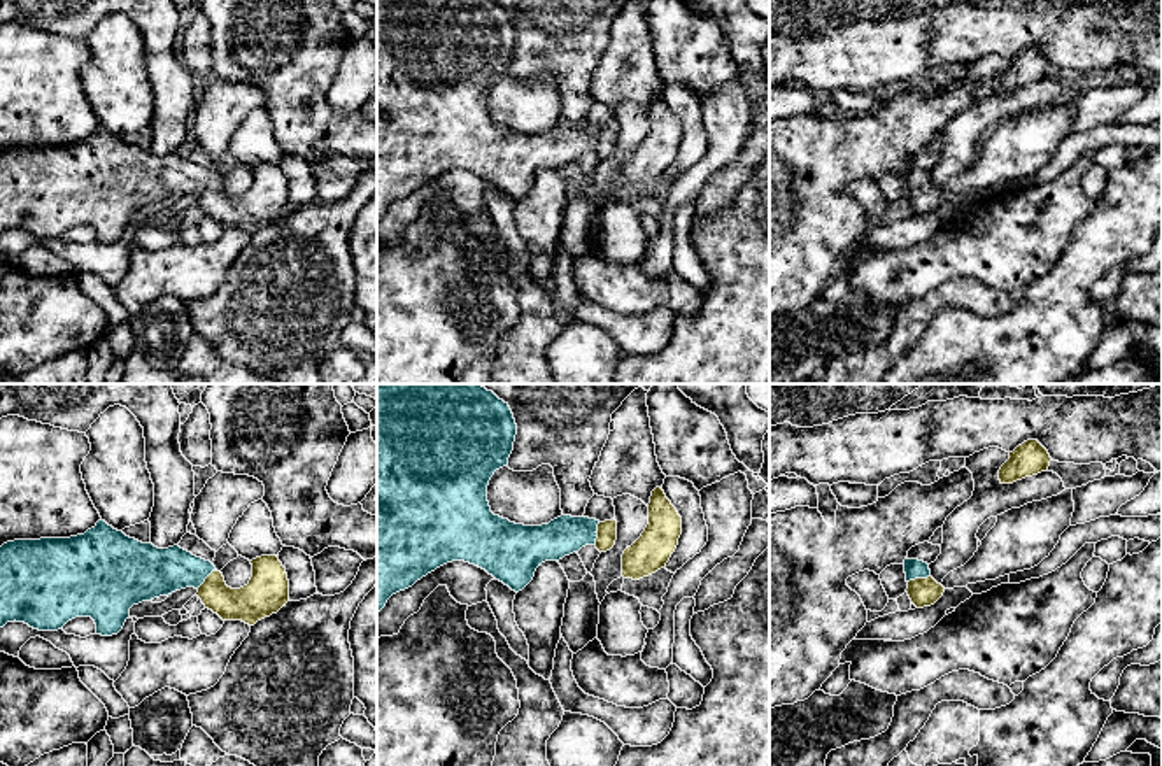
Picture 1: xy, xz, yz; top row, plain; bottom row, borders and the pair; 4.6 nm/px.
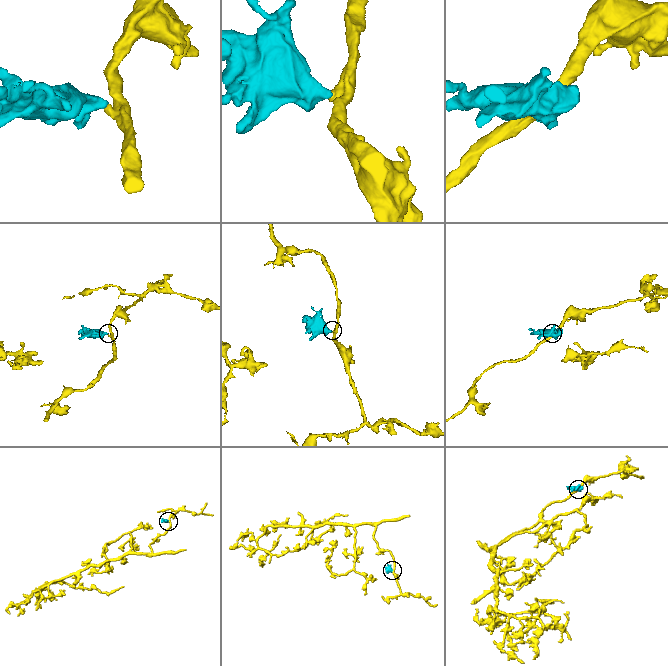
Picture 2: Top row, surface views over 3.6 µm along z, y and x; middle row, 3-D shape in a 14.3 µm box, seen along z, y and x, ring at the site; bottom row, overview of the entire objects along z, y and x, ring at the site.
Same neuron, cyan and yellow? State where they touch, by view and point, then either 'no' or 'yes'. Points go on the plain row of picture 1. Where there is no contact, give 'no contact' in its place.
xz (596, 141) | yes

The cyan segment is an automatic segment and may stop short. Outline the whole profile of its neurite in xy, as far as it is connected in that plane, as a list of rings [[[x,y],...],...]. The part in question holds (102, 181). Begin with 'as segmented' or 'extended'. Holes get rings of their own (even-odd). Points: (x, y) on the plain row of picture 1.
extended; [[[105,128],[84,142],[70,145],[14,147],[0,154],[0,235],[25,230],[39,238],[58,238],[75,224],[91,224],[96,242],[117,242],[130,216],[142,209],[195,195],[205,216],[223,228],[242,228],[254,233],[277,221],[289,209],[289,188],[277,163],[251,168],[247,193],[231,196],[210,168],[193,163],[179,152],[158,156],[114,137]]]

